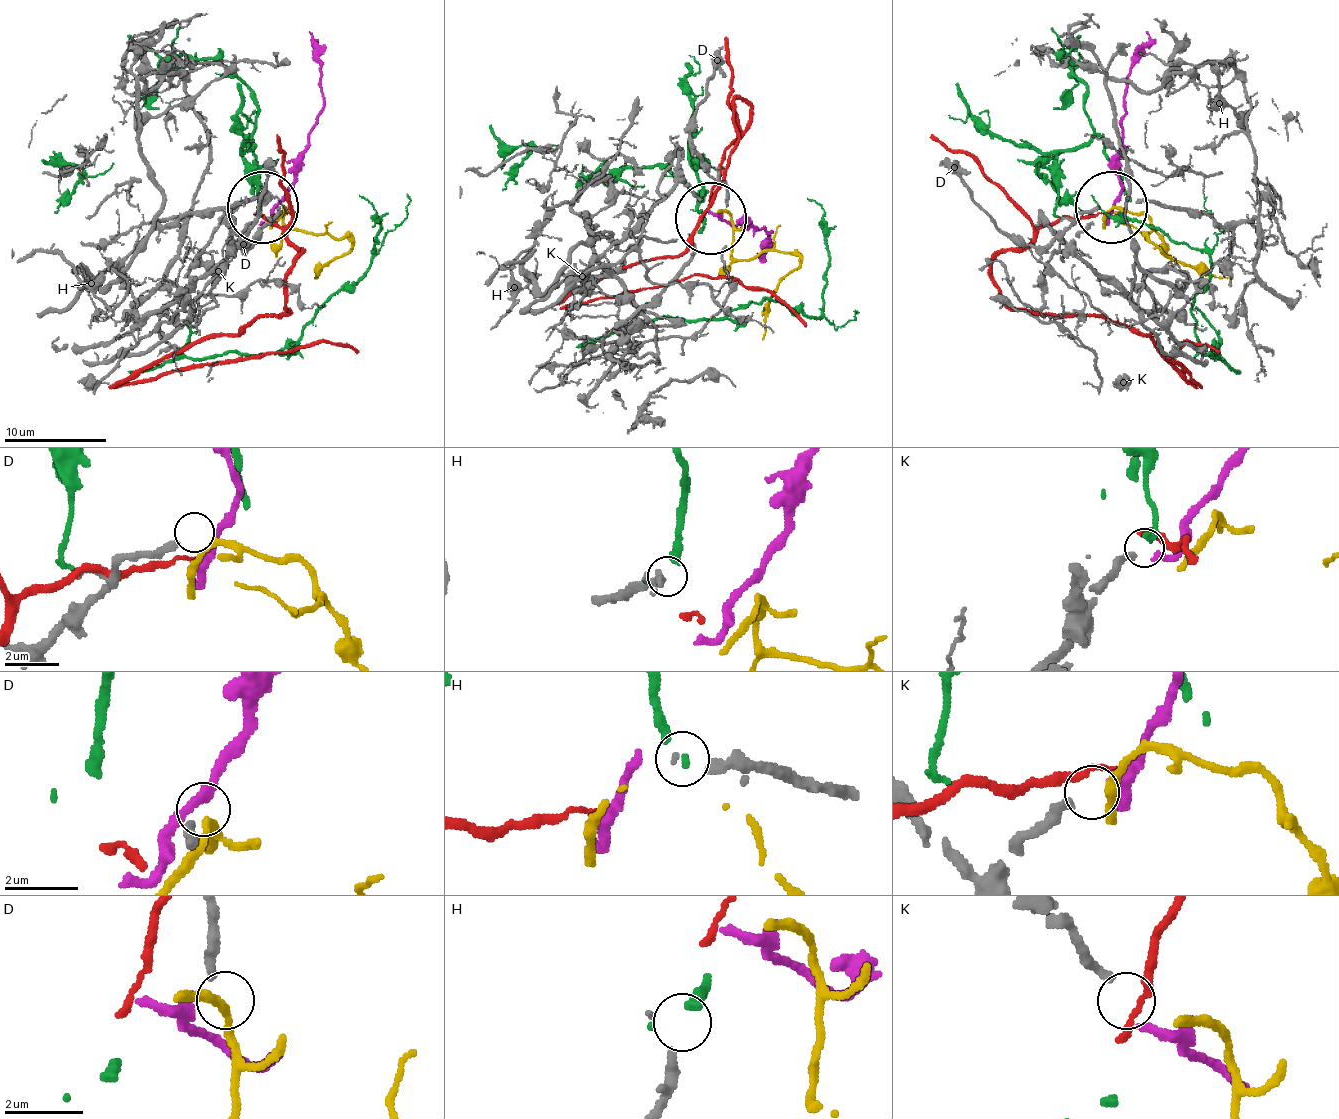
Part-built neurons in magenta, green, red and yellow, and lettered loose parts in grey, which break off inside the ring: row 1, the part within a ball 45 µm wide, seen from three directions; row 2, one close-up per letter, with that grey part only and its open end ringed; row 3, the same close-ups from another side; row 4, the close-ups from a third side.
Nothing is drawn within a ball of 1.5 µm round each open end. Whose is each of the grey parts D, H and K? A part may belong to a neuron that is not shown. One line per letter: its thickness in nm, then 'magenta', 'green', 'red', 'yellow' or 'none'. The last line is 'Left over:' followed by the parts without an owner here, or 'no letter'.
D: 260 nm | none
H: 200 nm | none
K: 260 nm | magenta
Left over: D, H

